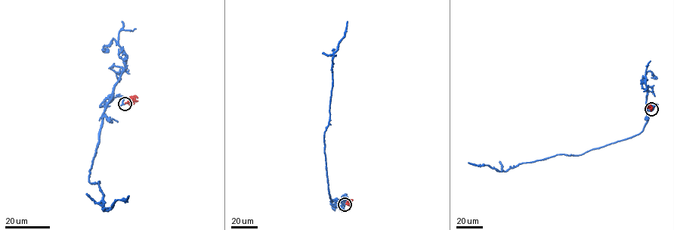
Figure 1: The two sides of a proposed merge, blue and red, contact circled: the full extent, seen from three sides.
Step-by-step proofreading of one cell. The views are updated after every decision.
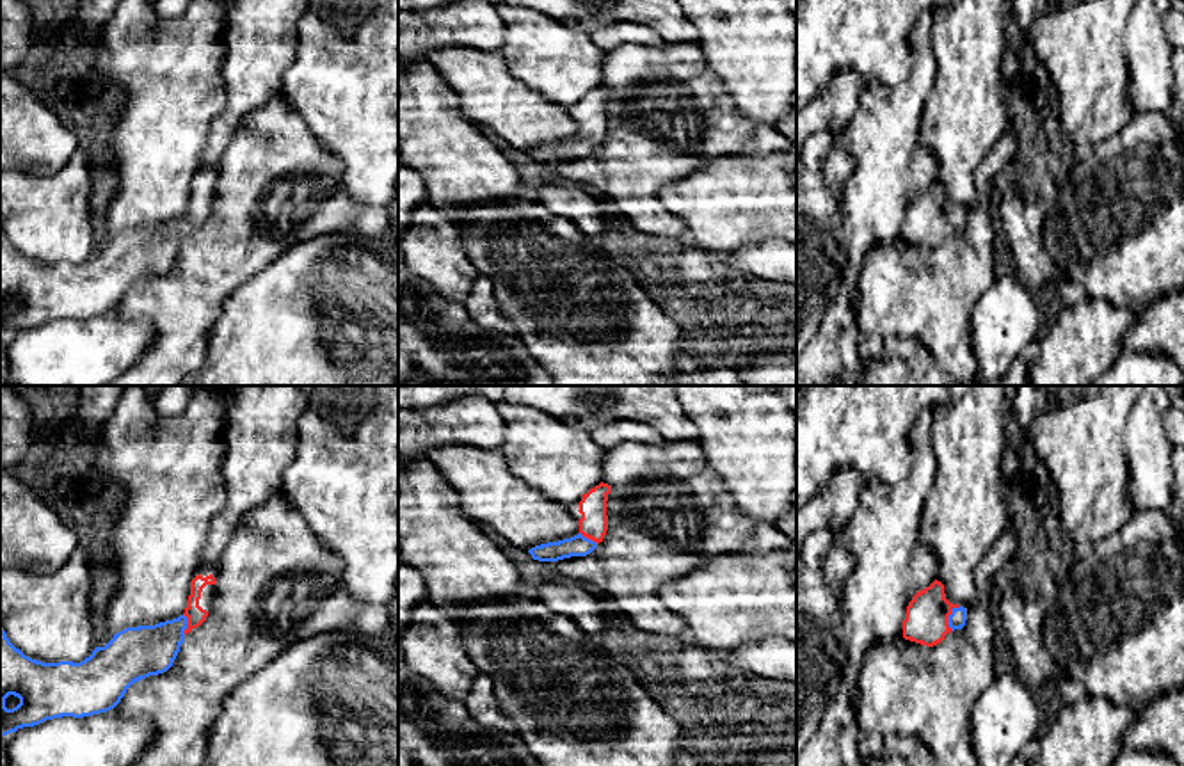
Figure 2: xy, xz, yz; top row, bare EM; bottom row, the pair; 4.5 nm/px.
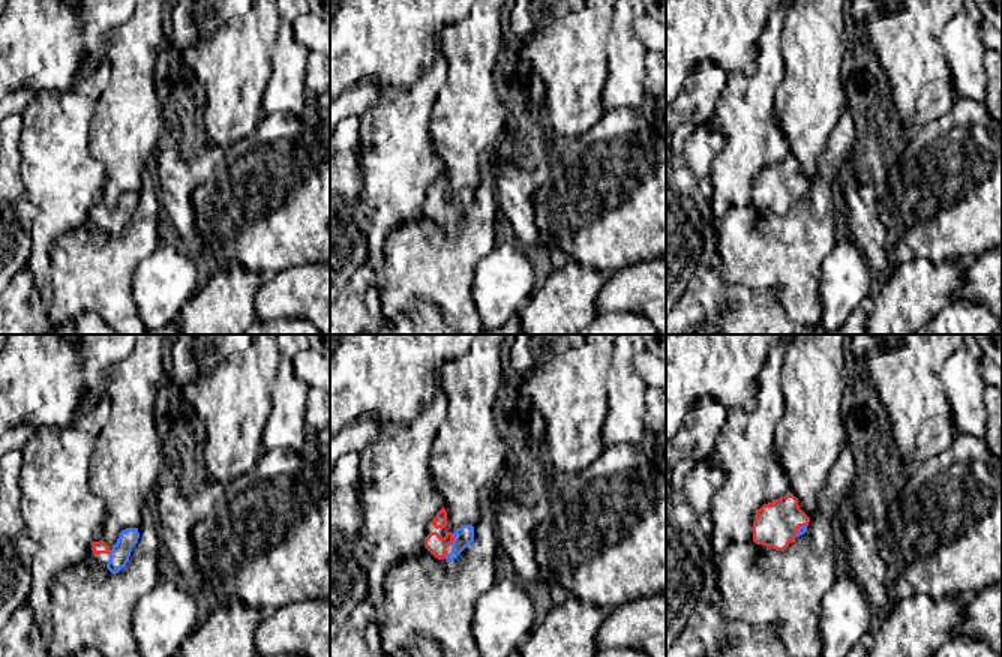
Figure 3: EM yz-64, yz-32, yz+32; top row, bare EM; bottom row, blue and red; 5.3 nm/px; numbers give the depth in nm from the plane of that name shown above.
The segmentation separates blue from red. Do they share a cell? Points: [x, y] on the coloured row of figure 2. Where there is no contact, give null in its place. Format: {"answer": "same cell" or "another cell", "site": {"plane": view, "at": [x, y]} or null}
{"answer": "same cell", "site": {"plane": "yz", "at": [950, 615]}}

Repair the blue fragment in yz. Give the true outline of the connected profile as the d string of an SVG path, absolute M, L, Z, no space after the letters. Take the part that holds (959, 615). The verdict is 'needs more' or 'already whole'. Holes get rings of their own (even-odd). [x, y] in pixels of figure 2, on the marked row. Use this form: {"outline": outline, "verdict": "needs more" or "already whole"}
{"outline": "M933 581L917 592L907 606L903 620L903 638L933 647L955 629L962 629L967 620L967 608L946 599L944 585Z", "verdict": "needs more"}

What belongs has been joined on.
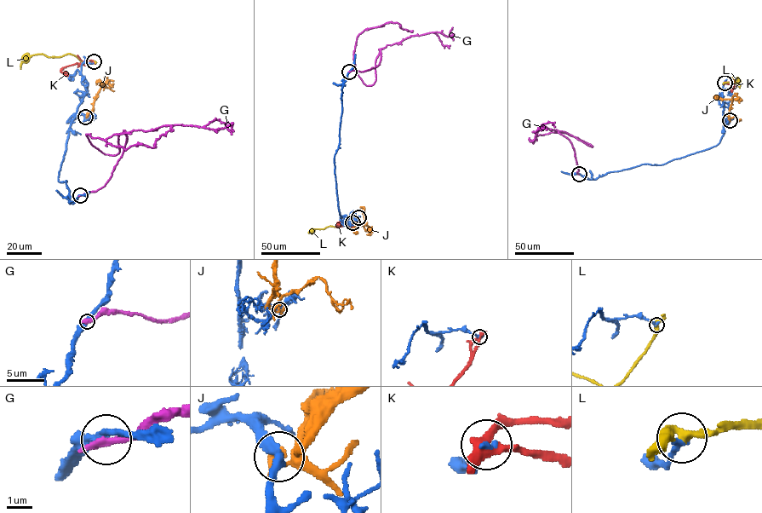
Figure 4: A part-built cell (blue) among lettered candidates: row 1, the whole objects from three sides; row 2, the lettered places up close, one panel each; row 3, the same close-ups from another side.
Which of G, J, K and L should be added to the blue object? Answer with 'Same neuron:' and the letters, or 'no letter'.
Same neuron: no letter

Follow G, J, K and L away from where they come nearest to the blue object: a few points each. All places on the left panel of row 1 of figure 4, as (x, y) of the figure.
G: (80, 195), (104, 186), (126, 143), (124, 132), (119, 152), (105, 154), (86, 134), (155, 147), (172, 125)
J: (84, 117), (93, 108), (100, 89), (109, 80), (105, 85), (100, 83), (99, 79), (96, 82)
K: (94, 62), (63, 67), (61, 72), (68, 74), (63, 73)
L: (94, 61), (81, 61), (71, 54), (51, 56), (35, 54), (23, 61), (20, 69)

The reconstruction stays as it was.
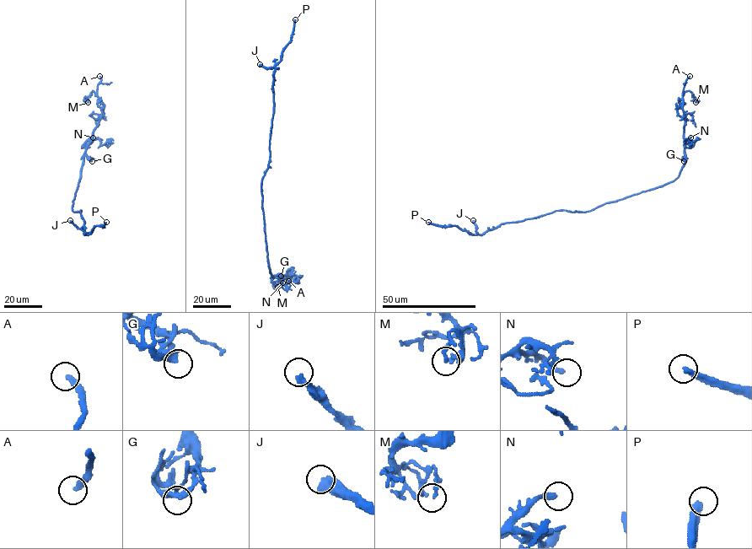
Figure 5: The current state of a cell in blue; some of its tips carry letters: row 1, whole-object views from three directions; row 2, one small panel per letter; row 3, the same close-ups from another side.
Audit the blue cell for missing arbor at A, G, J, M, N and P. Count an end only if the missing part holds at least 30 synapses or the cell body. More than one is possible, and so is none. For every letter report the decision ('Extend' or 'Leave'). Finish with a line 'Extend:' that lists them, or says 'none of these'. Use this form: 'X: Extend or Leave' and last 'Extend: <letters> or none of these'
A: Extend
G: Leave
J: Leave
M: Leave
N: Leave
P: Extend
Extend: A, P

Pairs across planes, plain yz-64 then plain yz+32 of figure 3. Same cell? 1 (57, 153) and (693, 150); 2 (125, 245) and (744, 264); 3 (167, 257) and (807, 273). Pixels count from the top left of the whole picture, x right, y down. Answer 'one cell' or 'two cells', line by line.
1: two cells
2: one cell
3: two cells

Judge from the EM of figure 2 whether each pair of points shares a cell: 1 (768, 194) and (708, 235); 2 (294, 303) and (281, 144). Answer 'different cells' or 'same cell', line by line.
1: same cell
2: different cells

